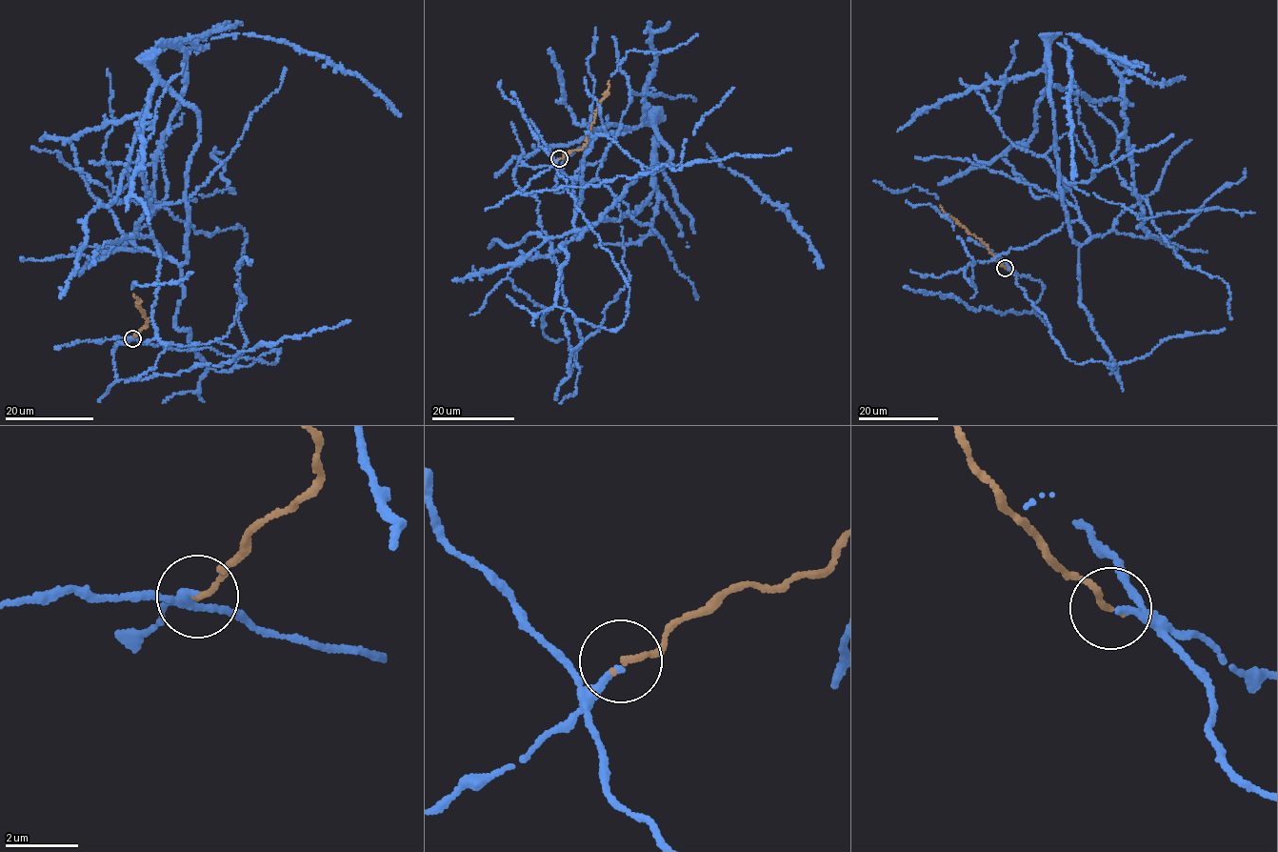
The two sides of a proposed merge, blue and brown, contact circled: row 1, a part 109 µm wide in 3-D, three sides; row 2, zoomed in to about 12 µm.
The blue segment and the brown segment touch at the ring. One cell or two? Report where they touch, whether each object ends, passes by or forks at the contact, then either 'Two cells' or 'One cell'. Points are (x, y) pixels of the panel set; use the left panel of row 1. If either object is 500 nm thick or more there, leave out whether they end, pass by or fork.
Place: (132, 338). At the ring blue ends. At the ring brown ends. One cell

